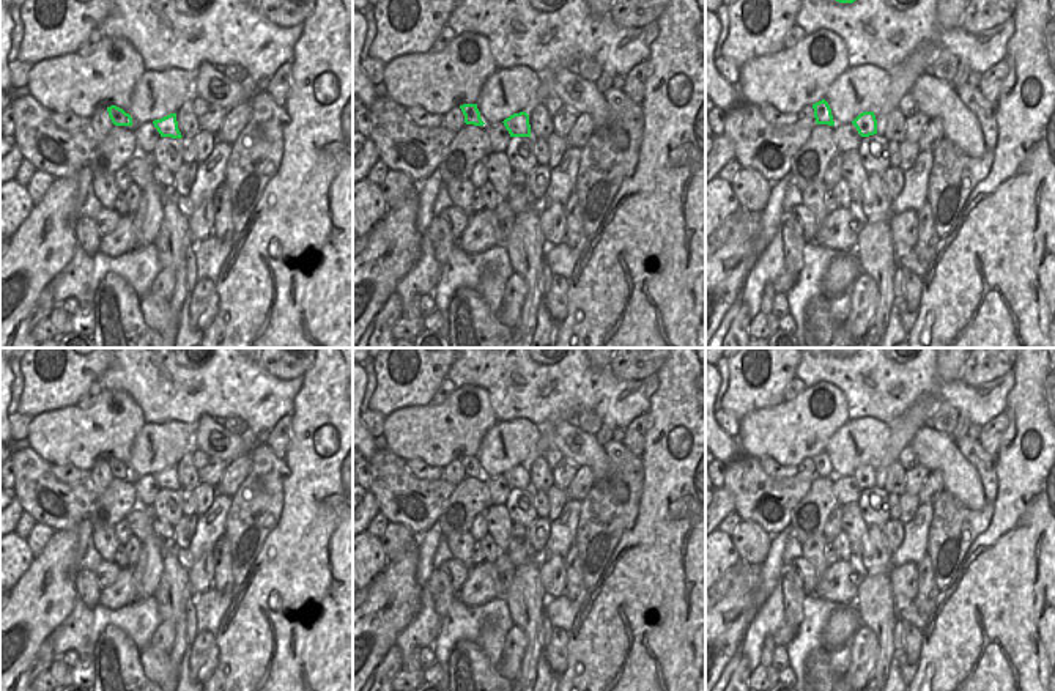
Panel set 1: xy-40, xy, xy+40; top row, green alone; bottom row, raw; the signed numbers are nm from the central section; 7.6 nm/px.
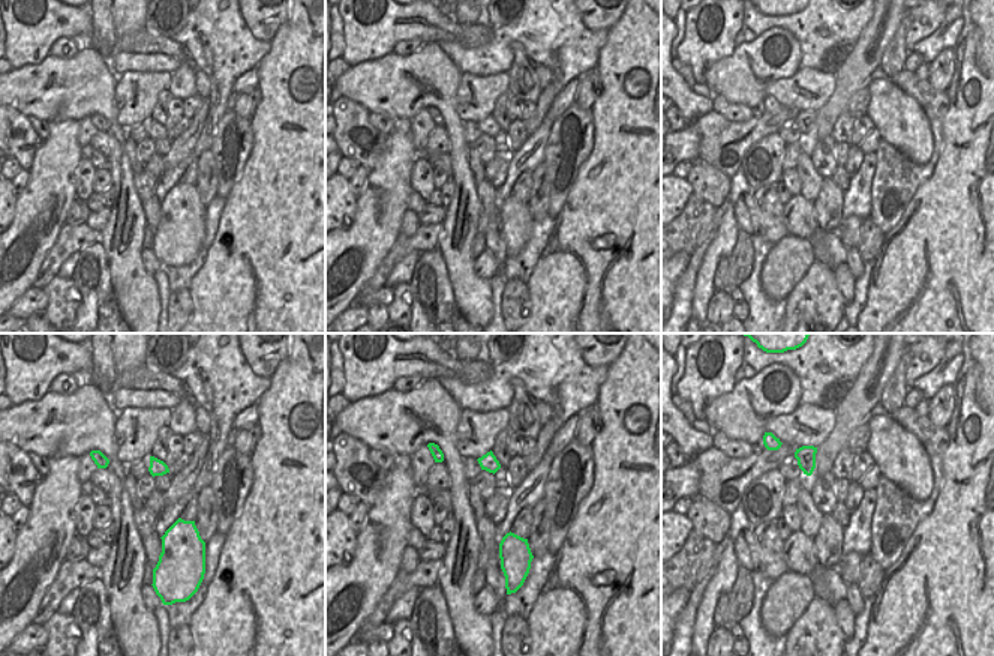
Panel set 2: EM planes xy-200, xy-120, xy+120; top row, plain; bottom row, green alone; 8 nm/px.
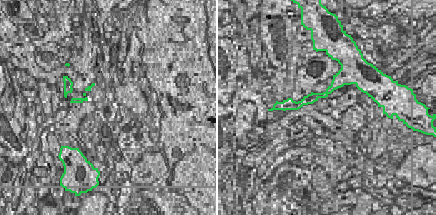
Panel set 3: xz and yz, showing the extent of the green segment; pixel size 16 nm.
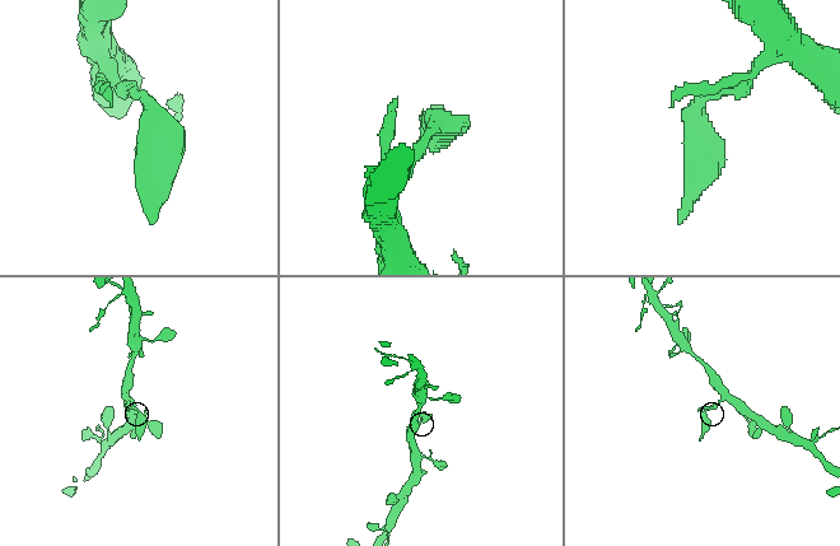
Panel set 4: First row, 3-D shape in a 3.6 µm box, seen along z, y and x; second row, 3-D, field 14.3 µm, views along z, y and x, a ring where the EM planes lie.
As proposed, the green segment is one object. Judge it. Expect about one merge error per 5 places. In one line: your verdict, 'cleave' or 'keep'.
keep

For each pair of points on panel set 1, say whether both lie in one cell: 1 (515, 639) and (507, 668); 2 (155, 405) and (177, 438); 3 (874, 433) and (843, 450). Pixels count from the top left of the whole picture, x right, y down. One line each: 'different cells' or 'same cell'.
1: same cell
2: different cells
3: same cell

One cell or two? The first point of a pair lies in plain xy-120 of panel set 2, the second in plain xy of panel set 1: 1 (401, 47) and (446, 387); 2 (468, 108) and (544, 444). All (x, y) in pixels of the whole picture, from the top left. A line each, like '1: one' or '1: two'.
1: one
2: two

